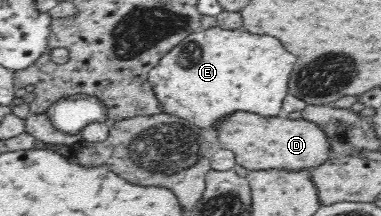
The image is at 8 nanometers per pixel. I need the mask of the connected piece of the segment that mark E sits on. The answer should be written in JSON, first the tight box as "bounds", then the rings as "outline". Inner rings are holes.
{"bounds":[148,26,295,129],"outline":[[[216,26],[207,31],[201,29],[191,33],[178,43],[149,71],[148,80],[165,113],[189,120],[200,128],[214,129],[215,125],[223,121],[223,117],[229,117],[235,111],[249,111],[263,117],[282,115],[283,100],[289,93],[289,75],[293,65],[295,57],[287,53],[277,39],[267,35],[249,35],[243,29],[227,31]]]}

